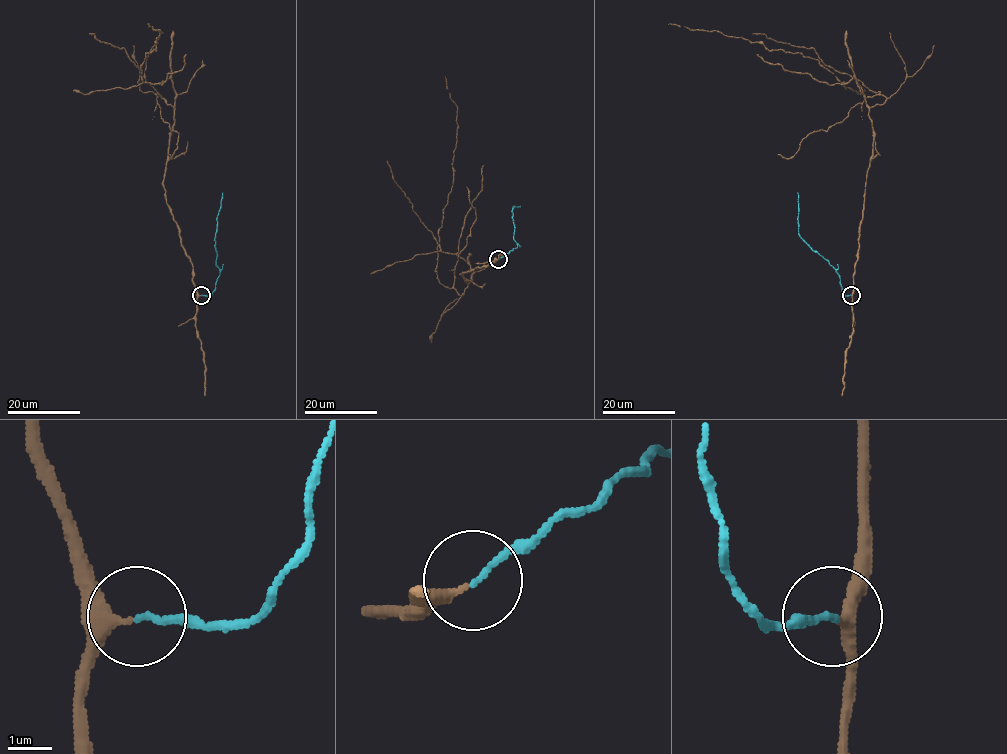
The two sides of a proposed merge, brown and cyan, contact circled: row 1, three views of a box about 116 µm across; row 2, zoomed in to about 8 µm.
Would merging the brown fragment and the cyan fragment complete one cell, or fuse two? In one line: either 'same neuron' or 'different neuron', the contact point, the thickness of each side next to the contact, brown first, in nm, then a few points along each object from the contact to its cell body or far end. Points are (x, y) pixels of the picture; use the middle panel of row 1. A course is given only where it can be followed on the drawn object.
same neuron; at (498, 259); 240 nm thick on the brown side, 130 nm on the other; brown runs (498, 260), (460, 274), (468, 282), (470, 265), (439, 247), (458, 126), (445, 77); cyan runs (499, 259), (517, 247), (513, 238), (513, 207), (520, 205)

